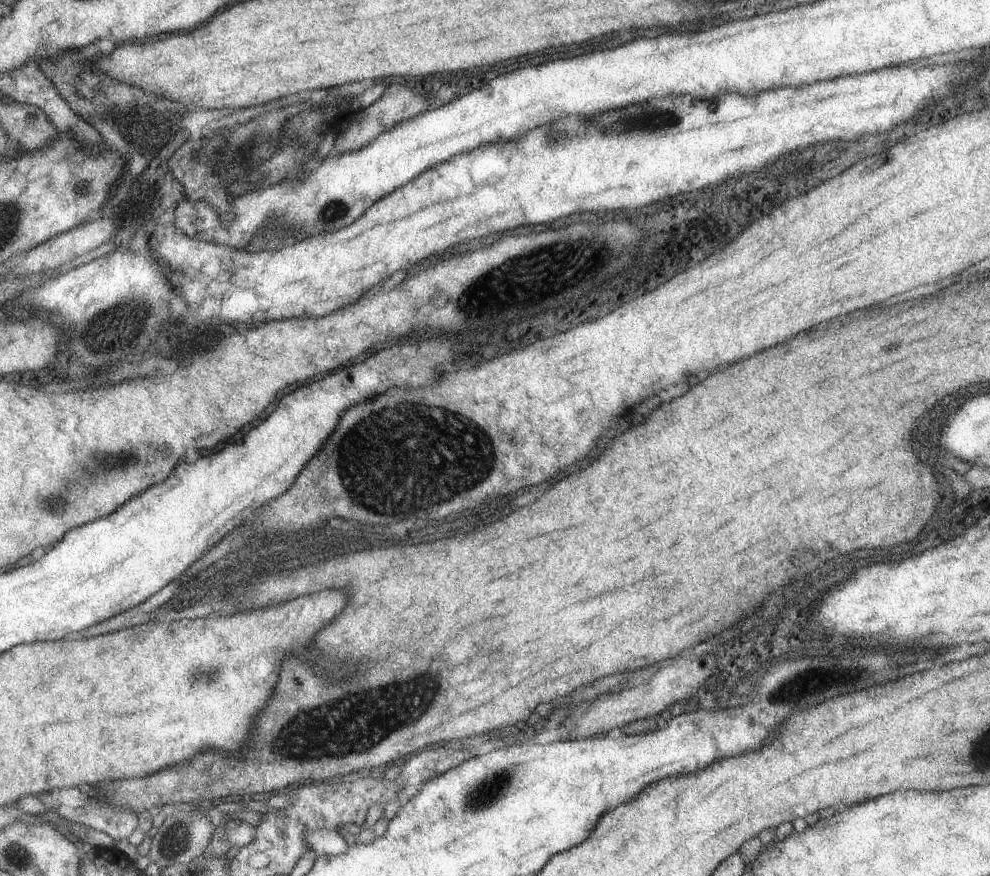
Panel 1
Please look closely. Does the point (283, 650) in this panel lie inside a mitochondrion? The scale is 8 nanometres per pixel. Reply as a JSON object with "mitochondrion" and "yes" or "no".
{"mitochondrion":"no"}

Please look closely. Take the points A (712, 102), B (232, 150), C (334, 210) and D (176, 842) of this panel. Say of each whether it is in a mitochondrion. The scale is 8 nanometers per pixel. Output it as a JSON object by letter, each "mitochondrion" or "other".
{"A":"other","B":"mitochondrion","C":"mitochondrion","D":"mitochondrion"}

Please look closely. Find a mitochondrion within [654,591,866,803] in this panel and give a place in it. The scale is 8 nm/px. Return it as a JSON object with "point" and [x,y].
{"point":[803,676]}

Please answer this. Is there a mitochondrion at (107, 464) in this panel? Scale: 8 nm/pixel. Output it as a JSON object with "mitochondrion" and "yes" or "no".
{"mitochondrion":"yes"}

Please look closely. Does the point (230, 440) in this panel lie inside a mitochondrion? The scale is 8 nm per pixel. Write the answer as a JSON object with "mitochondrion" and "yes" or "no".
{"mitochondrion":"no"}

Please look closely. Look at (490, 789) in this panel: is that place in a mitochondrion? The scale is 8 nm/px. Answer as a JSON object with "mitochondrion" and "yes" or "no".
{"mitochondrion":"yes"}

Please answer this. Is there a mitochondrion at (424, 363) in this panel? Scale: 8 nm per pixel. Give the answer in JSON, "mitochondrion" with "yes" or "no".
{"mitochondrion":"no"}

